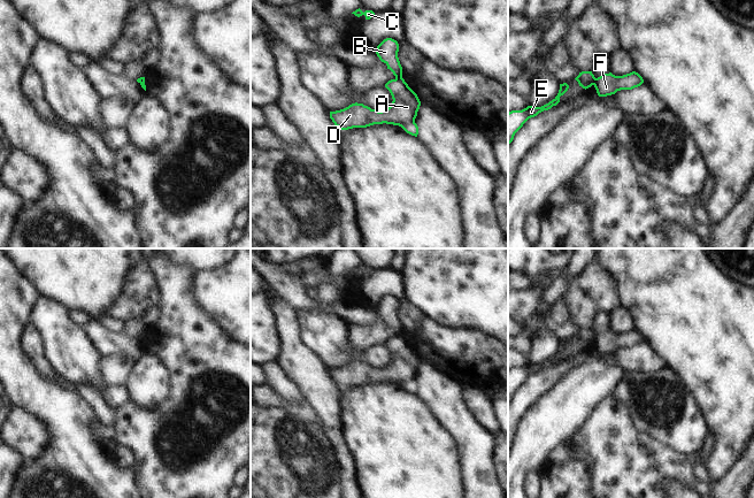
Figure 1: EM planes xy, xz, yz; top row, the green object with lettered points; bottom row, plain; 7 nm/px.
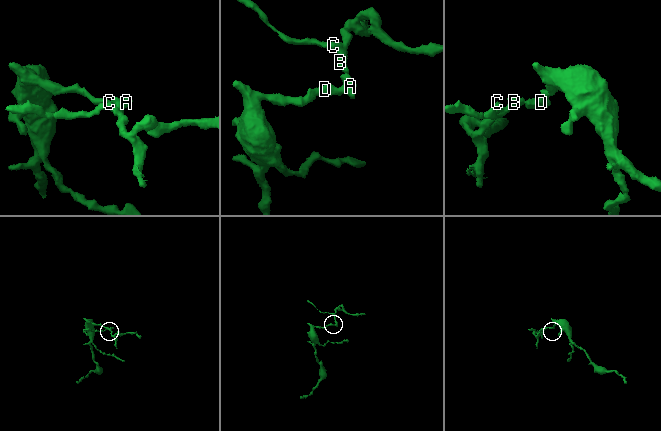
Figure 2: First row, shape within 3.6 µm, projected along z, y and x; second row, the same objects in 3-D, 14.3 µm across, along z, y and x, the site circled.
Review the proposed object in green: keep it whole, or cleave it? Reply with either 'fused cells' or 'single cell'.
fused cells

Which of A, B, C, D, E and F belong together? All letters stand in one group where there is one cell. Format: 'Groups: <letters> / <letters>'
Groups: A D F / B C E

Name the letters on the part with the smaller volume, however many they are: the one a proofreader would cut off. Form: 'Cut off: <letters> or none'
Cut off: B, C, E

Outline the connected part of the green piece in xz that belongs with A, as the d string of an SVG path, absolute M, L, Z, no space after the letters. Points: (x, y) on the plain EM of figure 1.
M402 335L388 338L385 345L393 357L387 367L378 369L355 360L344 367L330 369L330 376L341 388L386 381L399 383L407 391L417 394L418 384L415 376L421 363L417 352Z

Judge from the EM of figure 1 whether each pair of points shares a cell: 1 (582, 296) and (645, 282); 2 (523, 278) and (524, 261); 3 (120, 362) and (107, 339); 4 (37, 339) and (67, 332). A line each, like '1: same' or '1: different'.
1: different
2: different
3: different
4: different

